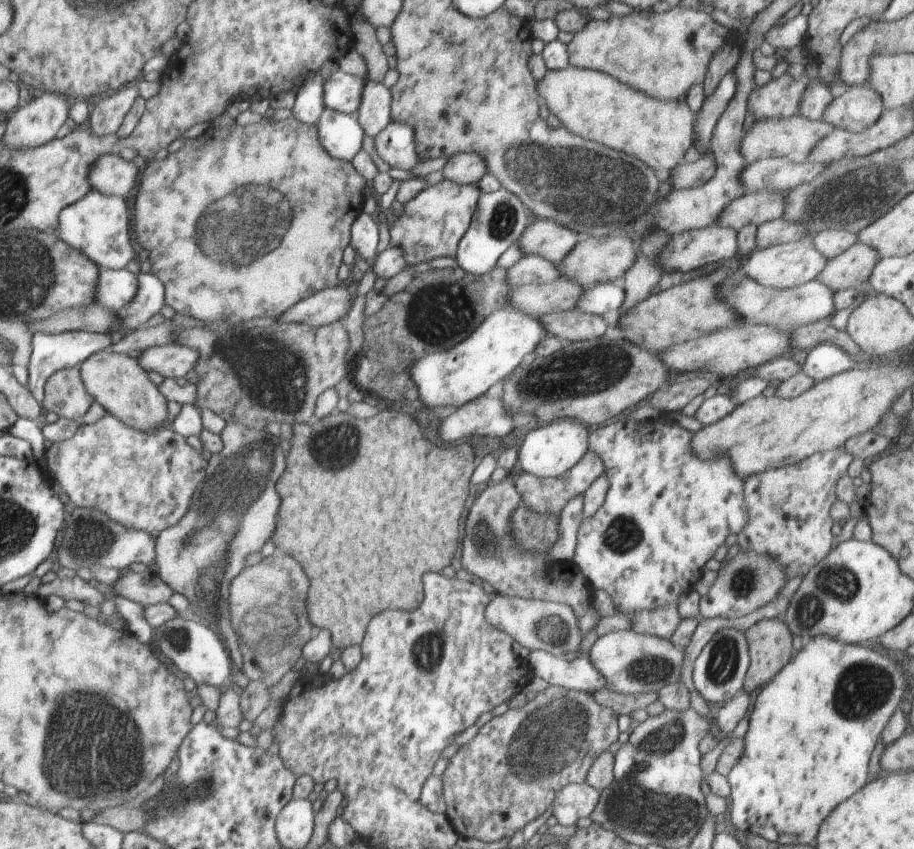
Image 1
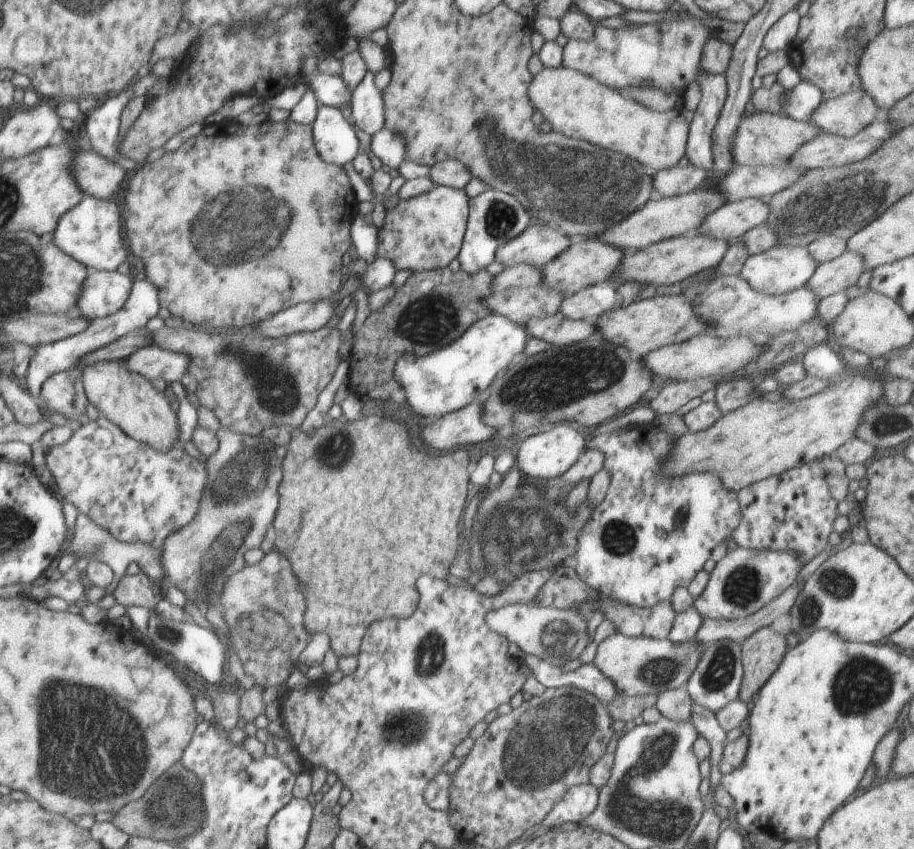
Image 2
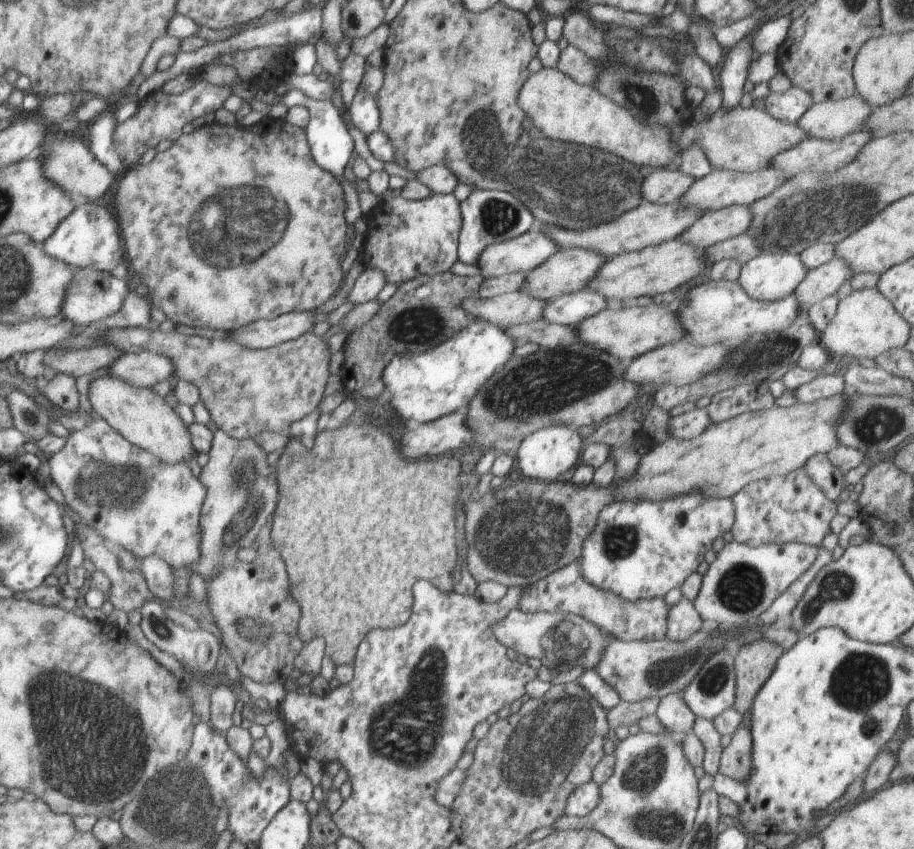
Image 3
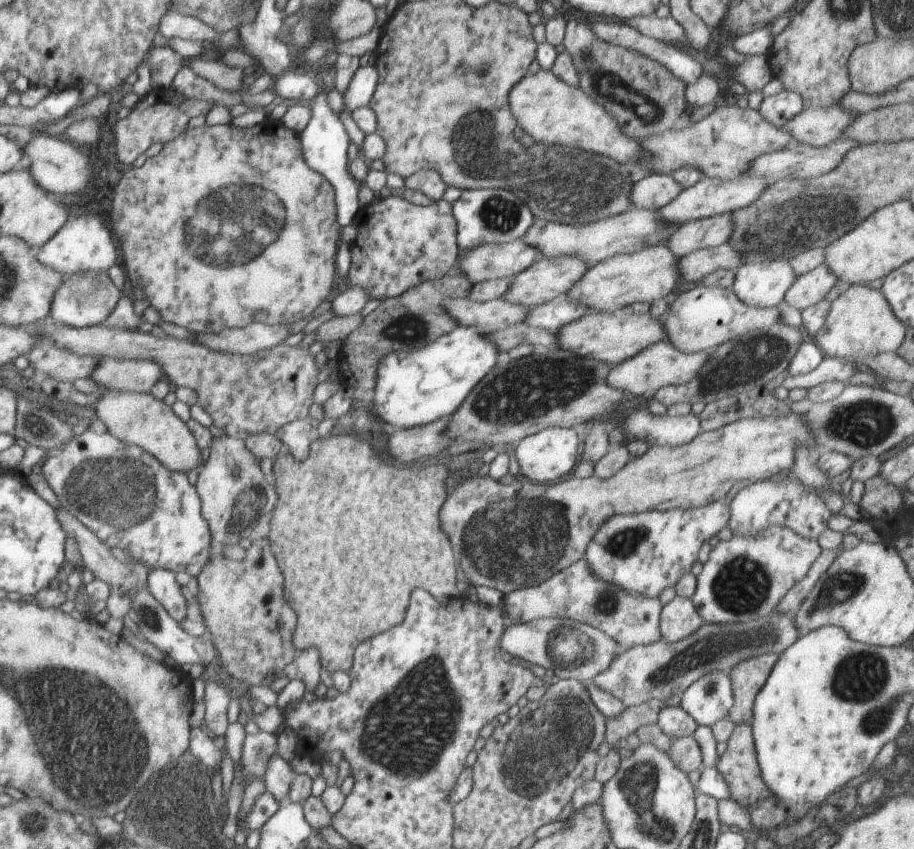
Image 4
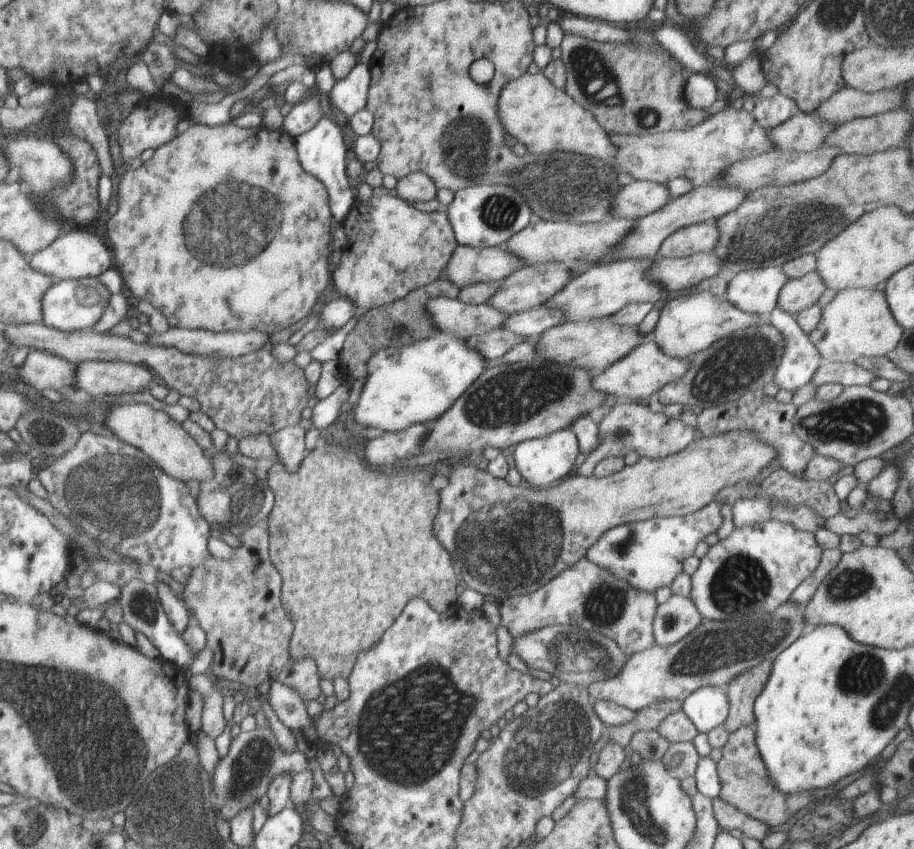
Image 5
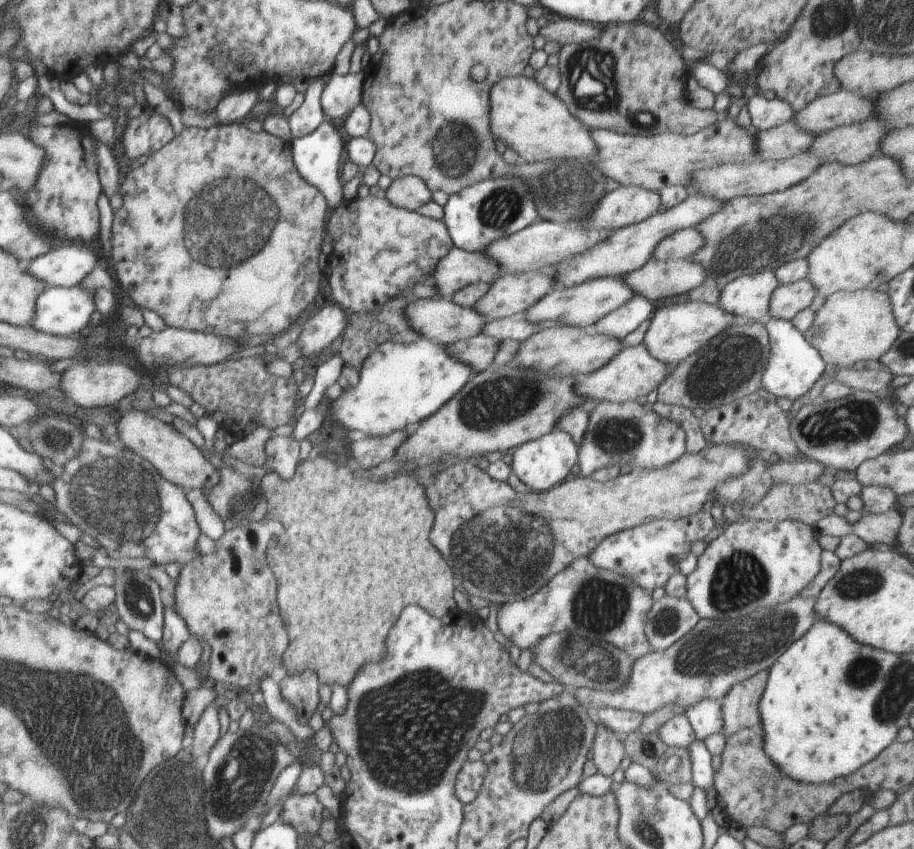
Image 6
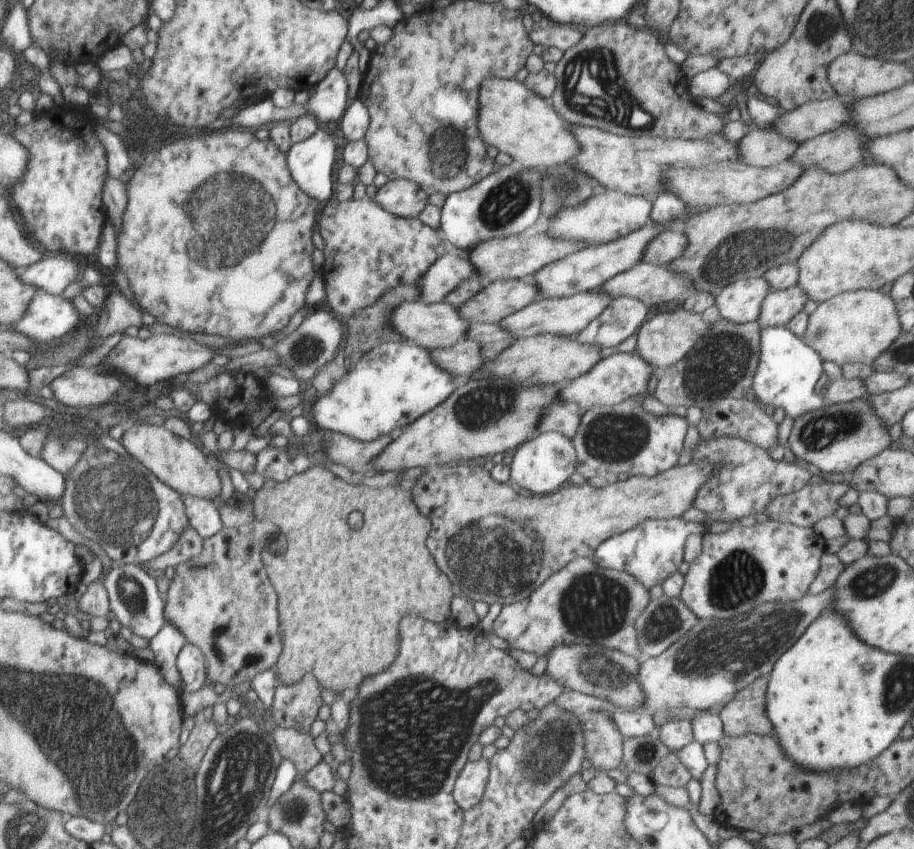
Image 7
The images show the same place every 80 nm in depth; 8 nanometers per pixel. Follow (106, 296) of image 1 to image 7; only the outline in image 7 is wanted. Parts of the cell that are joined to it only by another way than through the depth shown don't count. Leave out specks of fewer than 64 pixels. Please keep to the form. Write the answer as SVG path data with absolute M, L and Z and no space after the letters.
M44 291L34 293L26 312L11 326L12 331L24 335L42 346L54 338L73 331L79 322L79 312L74 309L72 300Z

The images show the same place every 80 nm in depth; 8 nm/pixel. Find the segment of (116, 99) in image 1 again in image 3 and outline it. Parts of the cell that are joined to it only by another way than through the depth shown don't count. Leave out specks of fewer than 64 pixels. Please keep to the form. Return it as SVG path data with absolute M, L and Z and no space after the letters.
M104 110L97 118L90 122L90 152L95 159L106 168L108 172L122 174L127 170L123 160L116 152L113 143L113 134L118 122L114 119L114 113Z

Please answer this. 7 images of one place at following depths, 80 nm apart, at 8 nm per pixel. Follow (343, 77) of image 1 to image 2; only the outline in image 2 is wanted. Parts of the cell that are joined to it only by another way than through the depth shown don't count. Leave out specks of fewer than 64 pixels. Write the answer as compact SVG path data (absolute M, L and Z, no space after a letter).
M314 73L305 84L312 89L320 105L342 108L351 104L352 91L346 86L341 75Z

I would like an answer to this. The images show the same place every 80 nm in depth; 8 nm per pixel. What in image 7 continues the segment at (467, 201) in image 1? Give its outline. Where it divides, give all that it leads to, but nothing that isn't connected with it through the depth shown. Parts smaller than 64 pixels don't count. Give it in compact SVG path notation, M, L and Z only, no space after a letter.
M334 196L328 199L320 214L316 230L324 240L324 263L322 266L325 282L325 301L332 312L343 321L347 320L357 309L377 302L378 297L389 288L398 285L416 285L419 278L441 257L444 252L441 246L442 234L425 225L419 218L403 219L386 212L369 196L363 199L350 199L340 202Z

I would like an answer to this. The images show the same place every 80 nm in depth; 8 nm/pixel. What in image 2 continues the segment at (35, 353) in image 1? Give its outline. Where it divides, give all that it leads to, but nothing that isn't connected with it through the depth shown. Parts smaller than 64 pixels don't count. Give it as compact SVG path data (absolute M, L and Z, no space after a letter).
M148 278L140 282L133 280L130 296L120 310L105 317L92 319L87 328L78 334L53 343L41 344L34 348L36 349L36 355L26 372L29 393L39 400L41 386L47 378L50 378L50 376L57 372L74 368L79 360L83 359L83 356L109 345L129 332L138 332L138 330L144 329L148 321L157 316L160 306L158 291Z

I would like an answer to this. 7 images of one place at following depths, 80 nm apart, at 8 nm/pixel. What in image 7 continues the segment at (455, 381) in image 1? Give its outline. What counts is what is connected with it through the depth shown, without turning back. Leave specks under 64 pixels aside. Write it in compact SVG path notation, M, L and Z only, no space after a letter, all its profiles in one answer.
M386 341L364 351L356 366L334 383L333 390L312 404L312 424L368 442L412 424L446 400L454 390L453 375L433 364L429 350L408 341Z

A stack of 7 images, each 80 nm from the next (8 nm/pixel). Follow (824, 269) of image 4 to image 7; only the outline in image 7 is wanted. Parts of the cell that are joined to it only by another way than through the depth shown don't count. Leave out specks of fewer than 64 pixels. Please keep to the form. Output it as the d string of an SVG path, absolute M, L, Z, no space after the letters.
M798 285L786 290L769 292L762 301L760 316L756 321L762 329L773 326L786 327L793 316L802 312L808 299Z

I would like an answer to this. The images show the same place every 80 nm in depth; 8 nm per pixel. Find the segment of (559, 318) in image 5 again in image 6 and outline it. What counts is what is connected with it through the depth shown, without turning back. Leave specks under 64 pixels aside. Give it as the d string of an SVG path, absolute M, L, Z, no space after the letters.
M522 313L505 319L488 319L486 322L483 324L480 334L500 341L510 339L520 343L538 331L535 325L523 318Z

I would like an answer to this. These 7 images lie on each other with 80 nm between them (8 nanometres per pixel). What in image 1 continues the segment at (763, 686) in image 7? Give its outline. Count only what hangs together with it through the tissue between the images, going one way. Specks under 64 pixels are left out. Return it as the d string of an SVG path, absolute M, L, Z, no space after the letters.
M776 617L763 620L746 631L750 664L745 676L744 692L749 694L767 685L792 658L793 635L784 623Z

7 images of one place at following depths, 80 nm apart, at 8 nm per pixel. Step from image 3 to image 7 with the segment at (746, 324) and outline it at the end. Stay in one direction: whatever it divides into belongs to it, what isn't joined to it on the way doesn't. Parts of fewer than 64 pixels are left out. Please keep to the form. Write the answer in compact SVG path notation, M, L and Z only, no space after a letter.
M678 306L672 312L659 313L648 322L642 323L637 330L636 352L652 369L661 371L684 358L686 353L695 346L696 341L708 330L708 327L711 327L711 324L704 322L702 314L684 311Z

